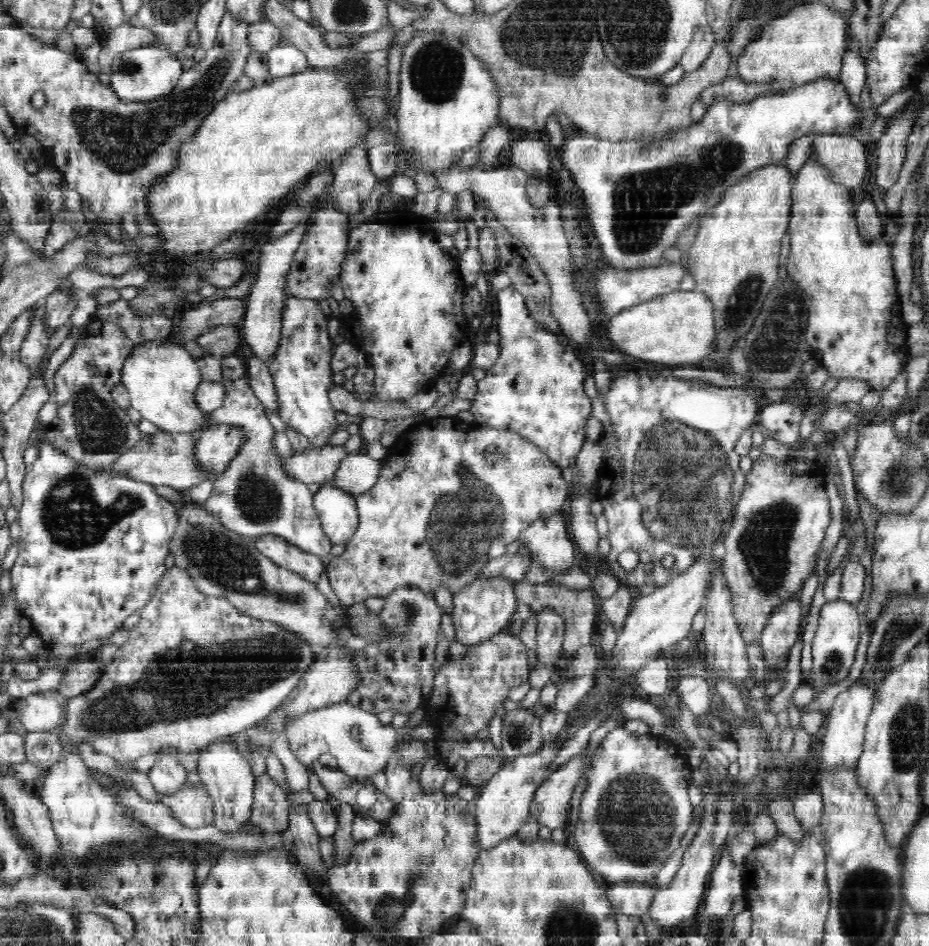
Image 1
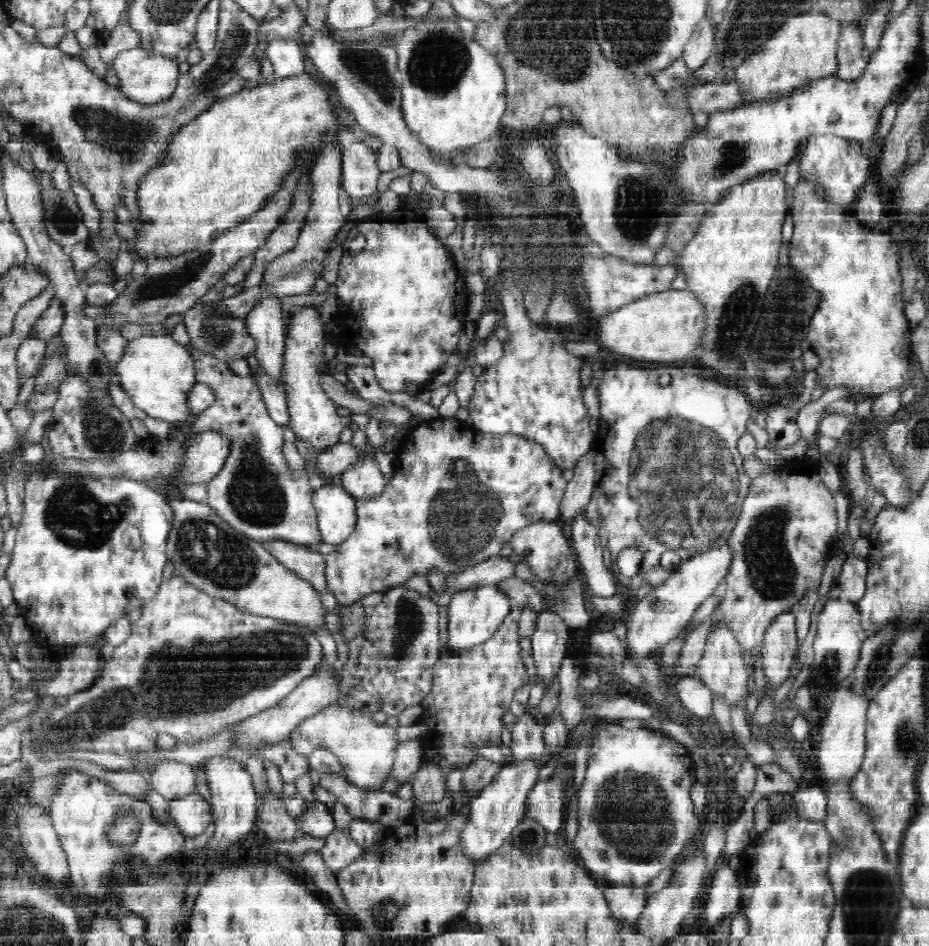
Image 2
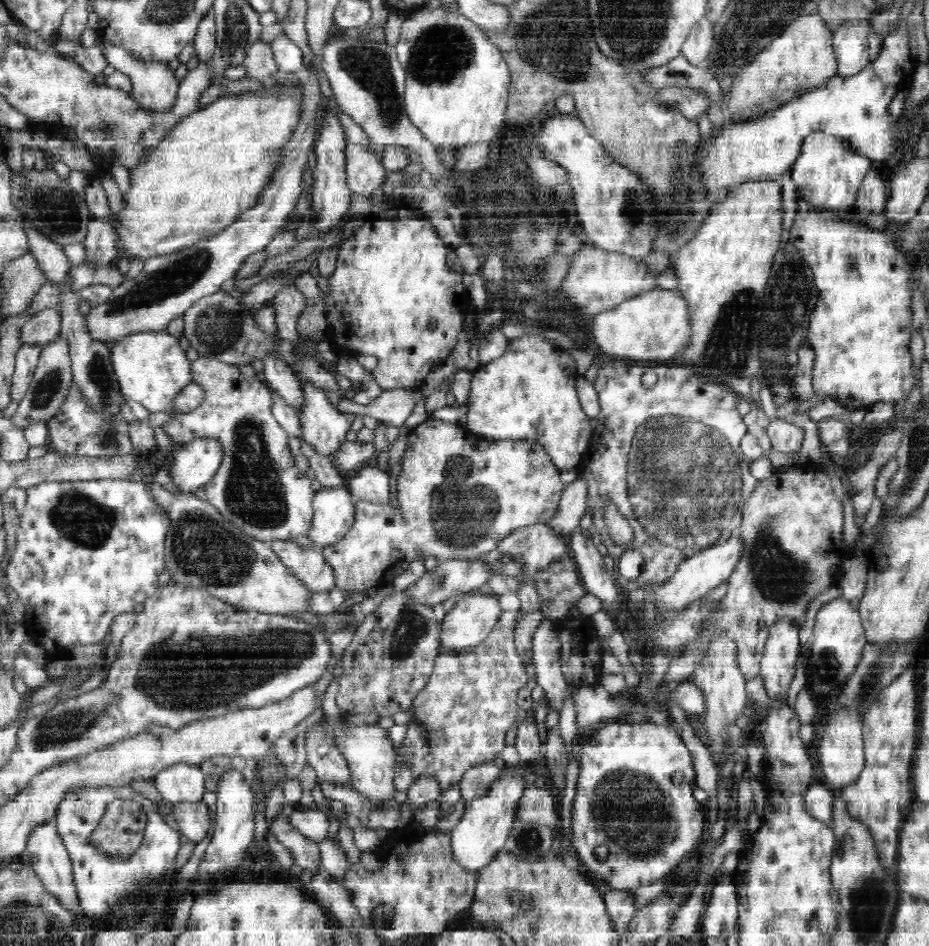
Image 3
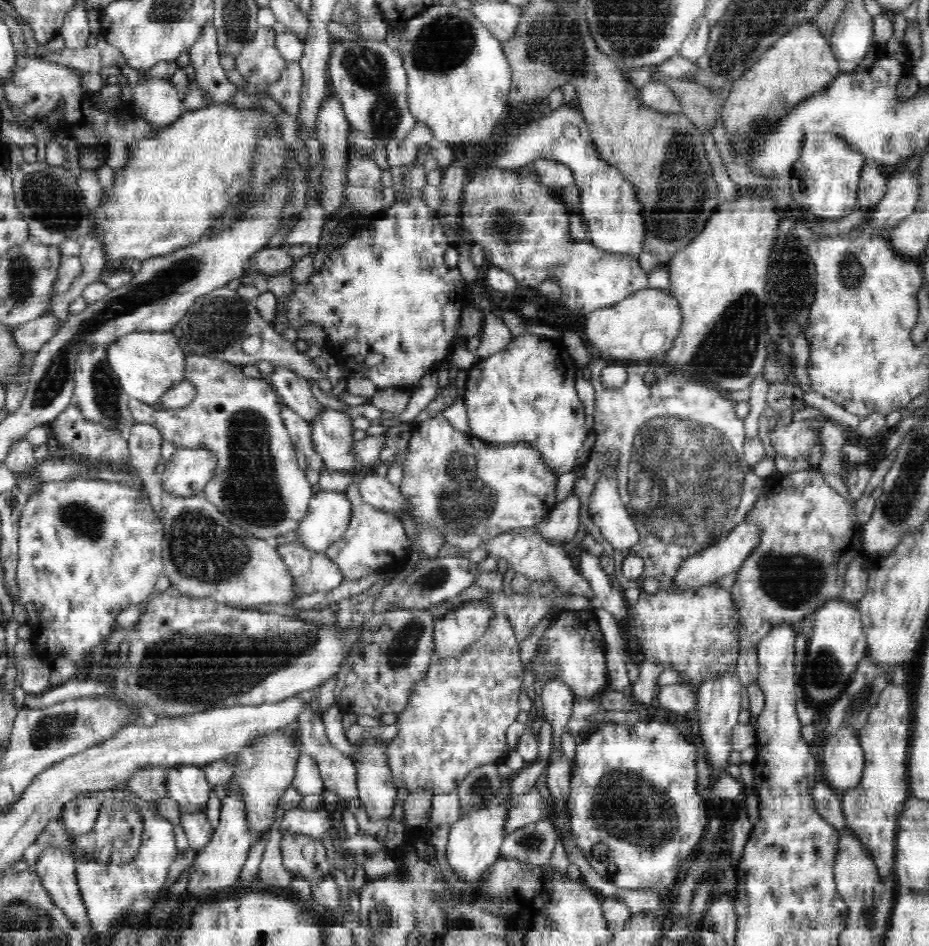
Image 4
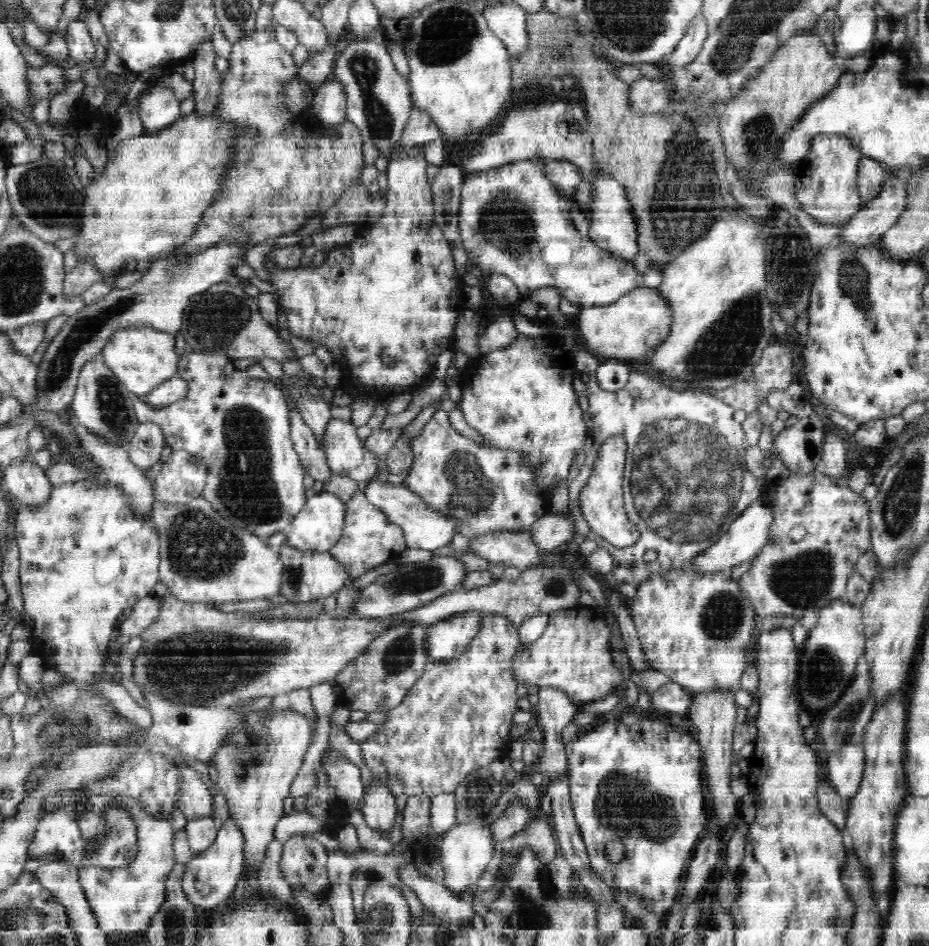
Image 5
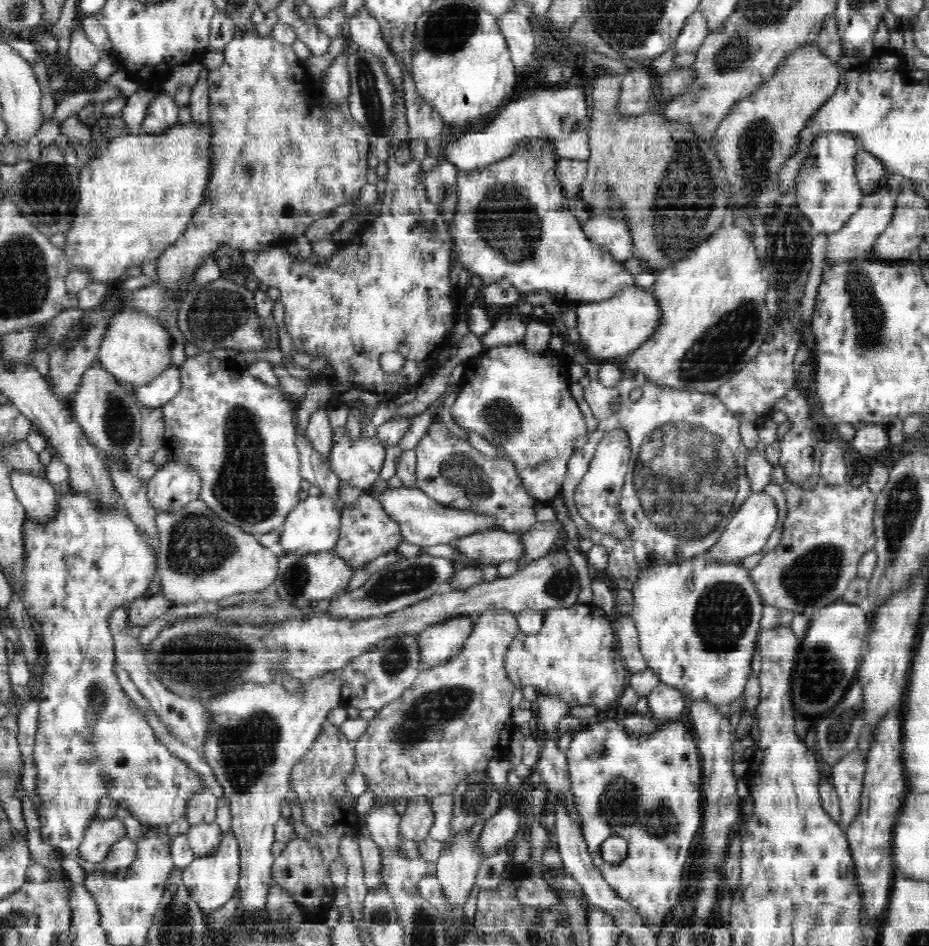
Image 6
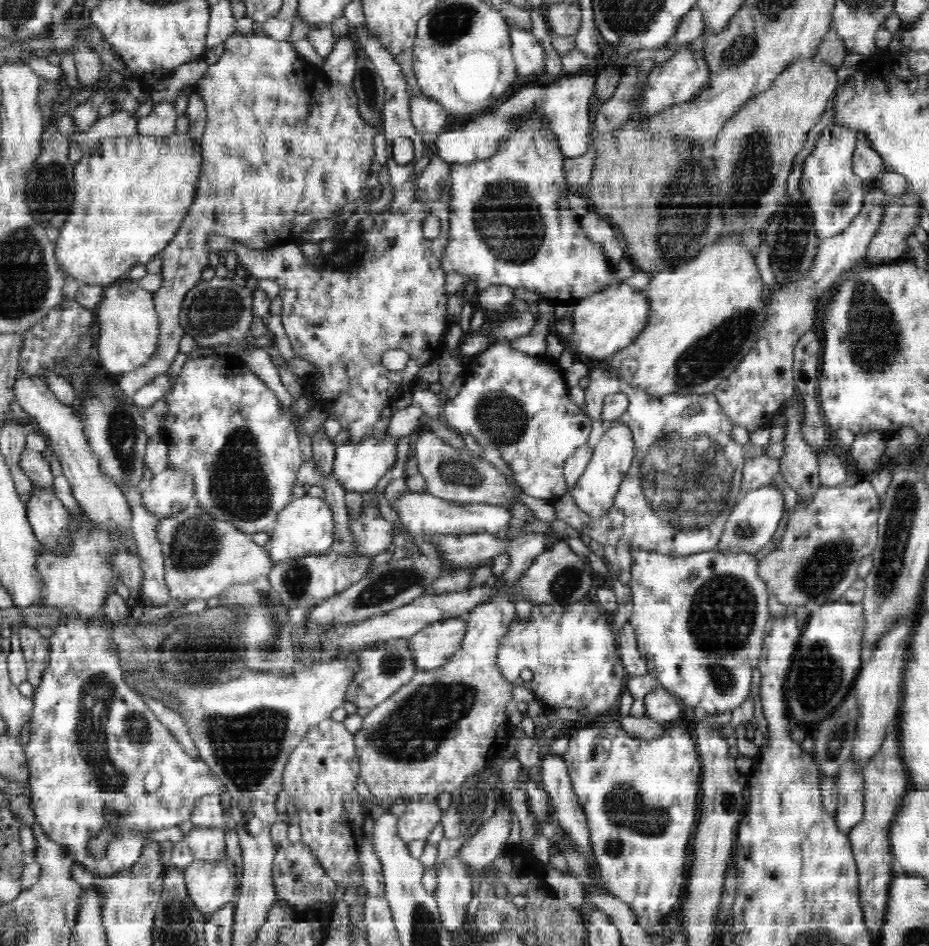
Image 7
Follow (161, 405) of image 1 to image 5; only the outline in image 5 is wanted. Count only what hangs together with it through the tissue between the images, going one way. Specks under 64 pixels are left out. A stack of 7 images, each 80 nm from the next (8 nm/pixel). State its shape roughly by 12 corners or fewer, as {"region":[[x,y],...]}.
{"region":[[118,329],[101,356],[141,398],[178,374],[175,336]]}

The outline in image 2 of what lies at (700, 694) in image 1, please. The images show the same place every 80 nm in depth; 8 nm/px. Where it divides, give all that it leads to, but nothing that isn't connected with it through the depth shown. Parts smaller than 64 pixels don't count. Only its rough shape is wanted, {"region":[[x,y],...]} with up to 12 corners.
{"region":[[694,675],[676,685],[675,699],[696,716],[712,716],[712,695]]}

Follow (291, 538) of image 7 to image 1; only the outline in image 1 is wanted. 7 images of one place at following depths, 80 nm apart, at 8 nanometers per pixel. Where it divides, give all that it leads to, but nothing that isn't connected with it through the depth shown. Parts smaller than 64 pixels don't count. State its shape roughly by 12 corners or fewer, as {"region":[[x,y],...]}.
{"region":[[322,484],[313,495],[332,544],[348,542],[359,524],[356,499]]}

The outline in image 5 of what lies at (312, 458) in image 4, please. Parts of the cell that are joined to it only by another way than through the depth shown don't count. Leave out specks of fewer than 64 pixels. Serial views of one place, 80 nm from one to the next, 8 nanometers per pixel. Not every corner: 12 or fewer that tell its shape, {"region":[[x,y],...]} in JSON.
{"region":[[294,408],[290,437],[305,474],[332,478],[314,431]]}

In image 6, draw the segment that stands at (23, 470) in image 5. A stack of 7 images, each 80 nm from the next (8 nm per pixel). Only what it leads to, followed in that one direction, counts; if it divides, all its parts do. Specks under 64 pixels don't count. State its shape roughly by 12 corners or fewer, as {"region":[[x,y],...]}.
{"region":[[12,470],[11,484],[27,519],[55,517],[59,502],[48,479]]}

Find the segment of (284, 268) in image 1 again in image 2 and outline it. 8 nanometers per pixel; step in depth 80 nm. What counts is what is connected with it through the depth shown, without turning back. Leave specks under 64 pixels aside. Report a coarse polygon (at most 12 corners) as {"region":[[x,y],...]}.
{"region":[[278,296],[244,320],[259,367],[284,388],[287,326]]}

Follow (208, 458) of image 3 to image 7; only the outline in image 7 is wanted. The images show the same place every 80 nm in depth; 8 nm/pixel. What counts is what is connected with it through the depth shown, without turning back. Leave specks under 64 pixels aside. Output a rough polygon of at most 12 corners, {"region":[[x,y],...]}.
{"region":[[166,467],[142,489],[158,519],[191,506],[192,477]]}

